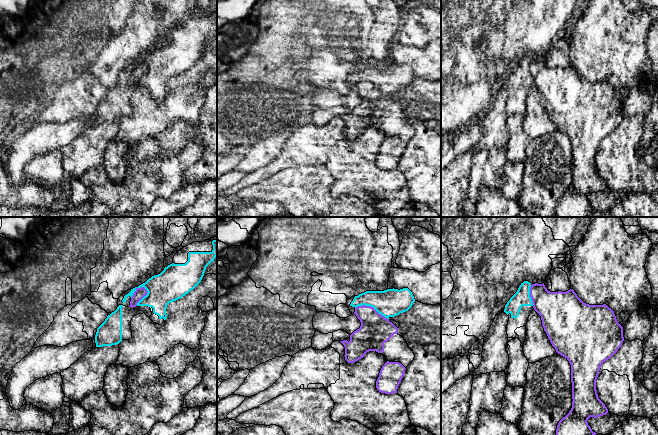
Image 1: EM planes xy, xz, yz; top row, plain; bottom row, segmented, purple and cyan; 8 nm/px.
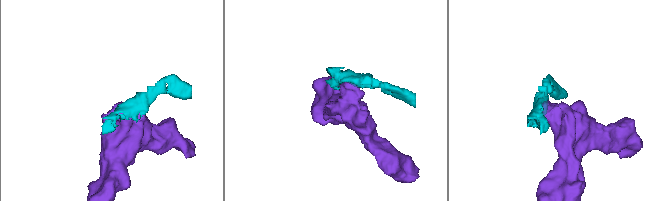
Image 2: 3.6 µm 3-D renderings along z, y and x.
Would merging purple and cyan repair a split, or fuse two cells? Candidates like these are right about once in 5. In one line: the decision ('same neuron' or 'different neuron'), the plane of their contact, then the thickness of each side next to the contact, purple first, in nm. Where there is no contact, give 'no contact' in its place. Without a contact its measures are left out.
different neuron | xy | 80/260 nm

